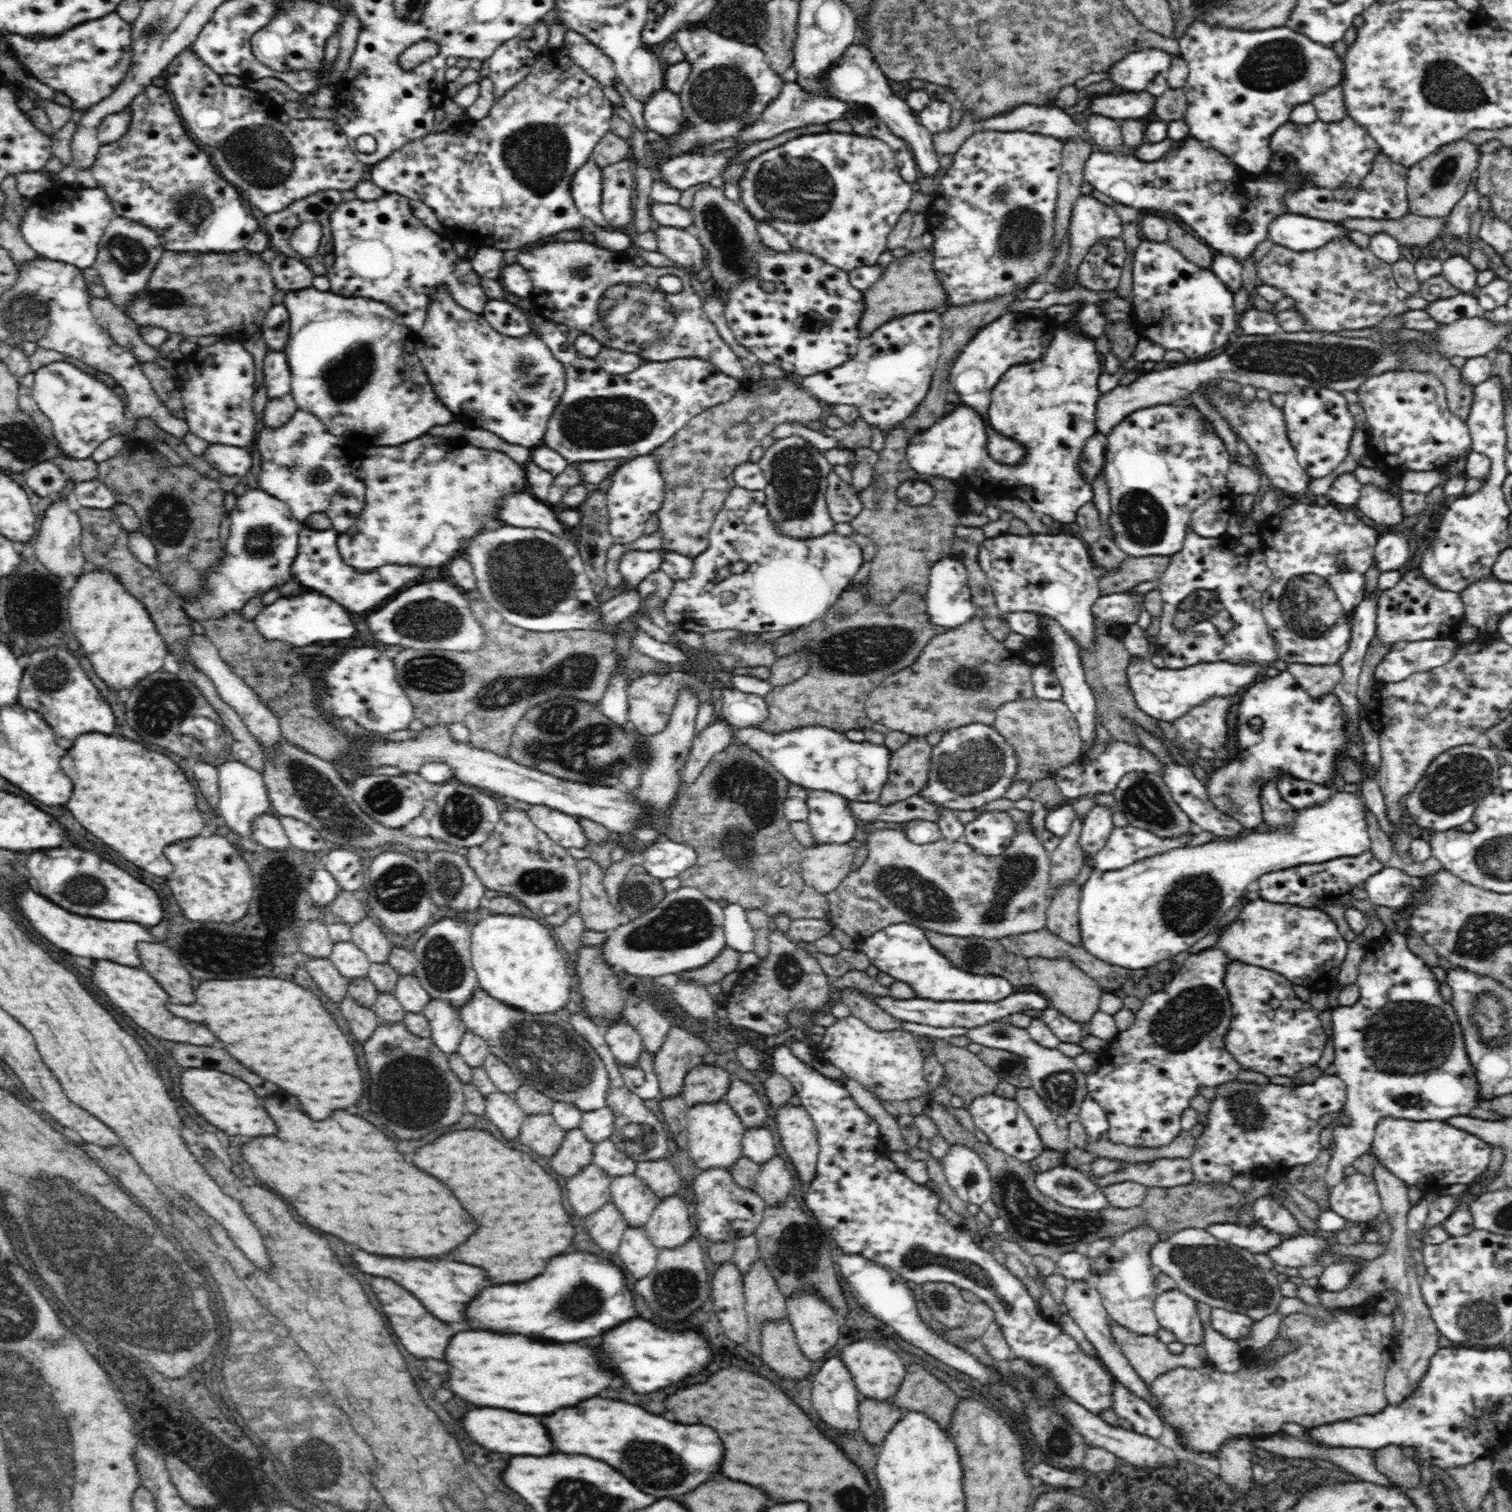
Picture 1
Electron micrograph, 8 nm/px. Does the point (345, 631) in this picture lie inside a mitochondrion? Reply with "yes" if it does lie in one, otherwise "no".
no

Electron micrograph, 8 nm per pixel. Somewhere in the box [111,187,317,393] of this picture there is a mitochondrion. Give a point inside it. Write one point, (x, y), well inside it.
(168, 299)

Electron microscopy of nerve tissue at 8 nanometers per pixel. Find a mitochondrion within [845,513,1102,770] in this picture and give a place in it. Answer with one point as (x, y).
(967, 679)

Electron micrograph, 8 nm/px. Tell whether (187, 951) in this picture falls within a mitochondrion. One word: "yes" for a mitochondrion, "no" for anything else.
no

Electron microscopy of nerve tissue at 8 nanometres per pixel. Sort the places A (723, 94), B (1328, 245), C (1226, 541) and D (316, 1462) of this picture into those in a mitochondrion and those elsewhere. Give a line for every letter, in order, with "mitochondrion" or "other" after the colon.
A: mitochondrion
B: other
C: other
D: mitochondrion

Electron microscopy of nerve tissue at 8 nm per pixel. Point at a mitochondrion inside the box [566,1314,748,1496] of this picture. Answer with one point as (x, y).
(655, 1465)

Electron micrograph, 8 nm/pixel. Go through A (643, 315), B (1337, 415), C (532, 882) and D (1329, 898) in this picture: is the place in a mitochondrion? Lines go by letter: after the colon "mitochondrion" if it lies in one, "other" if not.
A: mitochondrion
B: other
C: mitochondrion
D: other

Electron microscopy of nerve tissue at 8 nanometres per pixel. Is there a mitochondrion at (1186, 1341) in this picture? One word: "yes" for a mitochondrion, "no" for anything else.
no

